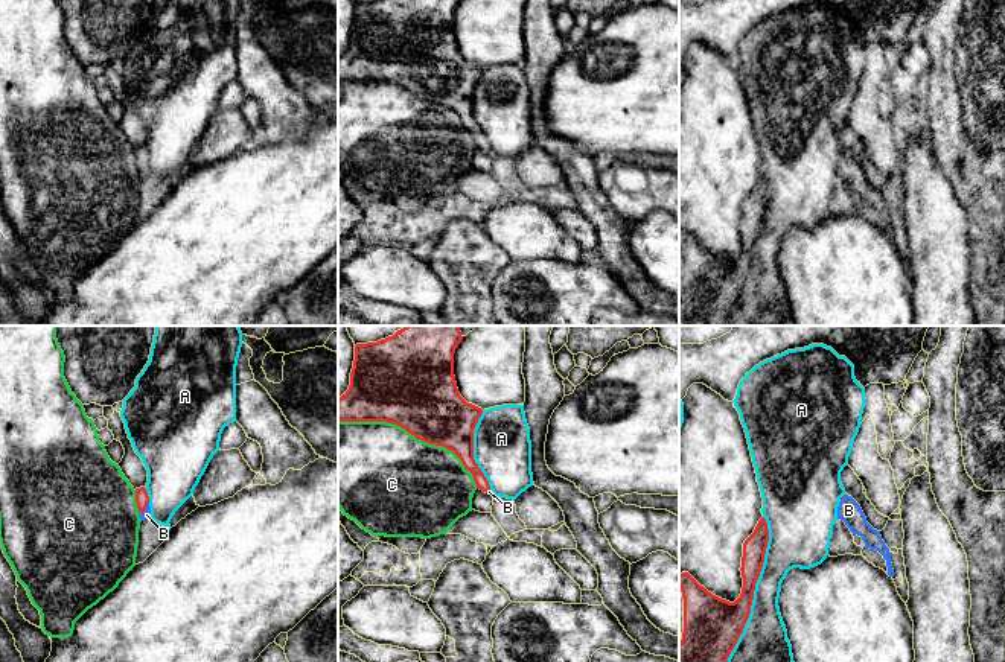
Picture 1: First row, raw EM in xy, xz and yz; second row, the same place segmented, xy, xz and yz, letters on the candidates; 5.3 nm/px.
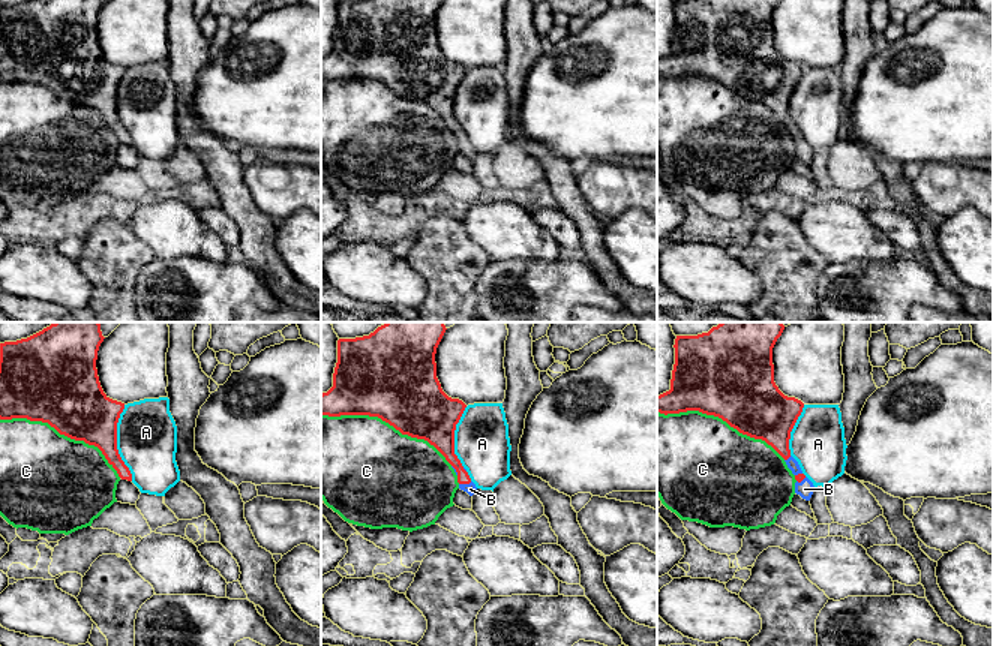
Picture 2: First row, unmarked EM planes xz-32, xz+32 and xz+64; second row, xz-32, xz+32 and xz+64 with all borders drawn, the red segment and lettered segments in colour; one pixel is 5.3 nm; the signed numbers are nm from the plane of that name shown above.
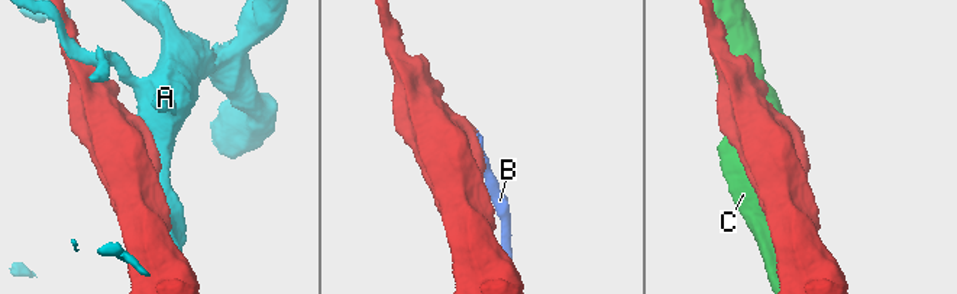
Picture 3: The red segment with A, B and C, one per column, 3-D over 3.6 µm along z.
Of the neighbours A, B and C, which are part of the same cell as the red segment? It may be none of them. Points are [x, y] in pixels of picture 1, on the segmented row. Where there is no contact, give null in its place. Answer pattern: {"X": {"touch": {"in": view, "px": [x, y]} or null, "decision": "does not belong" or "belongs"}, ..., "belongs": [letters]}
{"A": {"touch": {"in": "yz", "px": [754, 589]}, "decision": "does not belong"}, "B": {"touch": {"in": "xy", "px": [146, 506]}, "decision": "belongs"}, "C": {"touch": {"in": "xz", "px": [413, 434]}, "decision": "does not belong"}, "belongs": ["B"]}

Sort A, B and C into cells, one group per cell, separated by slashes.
A / B / C

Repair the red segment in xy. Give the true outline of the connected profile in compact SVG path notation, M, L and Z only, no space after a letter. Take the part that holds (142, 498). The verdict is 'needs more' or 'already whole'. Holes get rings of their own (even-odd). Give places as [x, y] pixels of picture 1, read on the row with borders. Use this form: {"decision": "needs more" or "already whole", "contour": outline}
{"decision": "needs more", "contour": "M145 487L136 489L136 504L140 519L151 519L149 496Z"}

